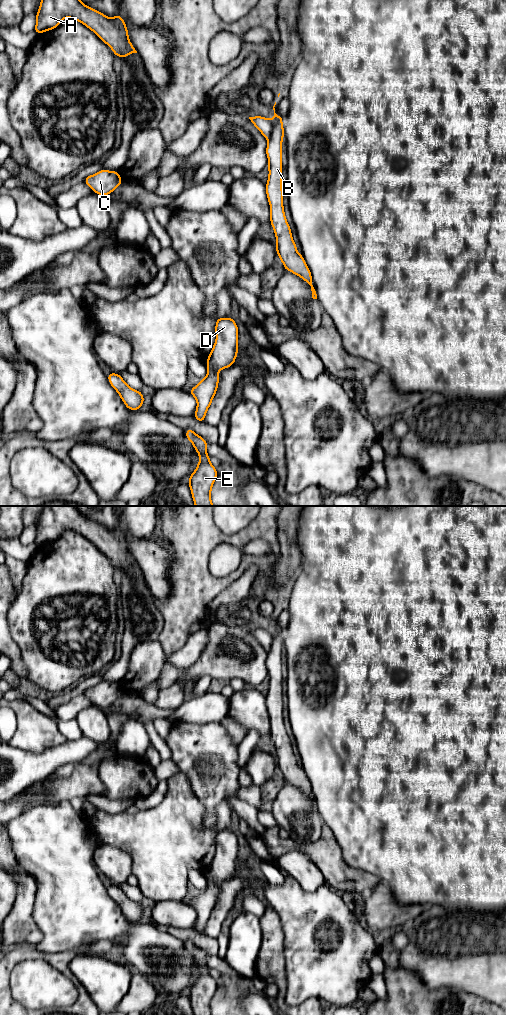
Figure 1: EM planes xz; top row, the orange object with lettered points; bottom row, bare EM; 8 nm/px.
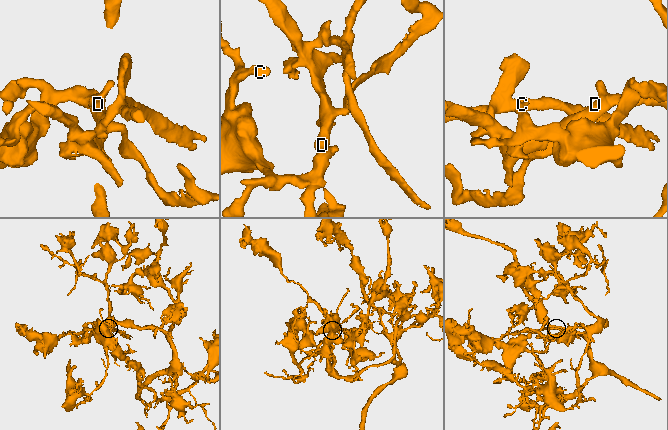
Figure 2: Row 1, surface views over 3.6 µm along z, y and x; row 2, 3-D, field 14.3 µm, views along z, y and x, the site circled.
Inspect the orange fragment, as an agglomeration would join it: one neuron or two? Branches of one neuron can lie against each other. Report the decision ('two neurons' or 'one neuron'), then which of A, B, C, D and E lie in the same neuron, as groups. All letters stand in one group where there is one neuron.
two neurons; groups A C D E / B

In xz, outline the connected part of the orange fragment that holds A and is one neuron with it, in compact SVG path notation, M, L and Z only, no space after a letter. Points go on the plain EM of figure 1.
M44 506L36 524L37 546L59 538L65 530L81 534L107 556L115 568L125 570L137 565L131 556L125 533L117 525L114 530L86 518L75 506Z

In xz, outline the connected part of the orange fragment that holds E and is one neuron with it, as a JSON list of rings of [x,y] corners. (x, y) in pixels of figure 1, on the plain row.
[[[186,941],[186,950],[193,956],[200,972],[195,983],[188,990],[194,1015],[212,1015],[211,1002],[217,990],[217,982],[207,966],[207,954],[192,941]]]

